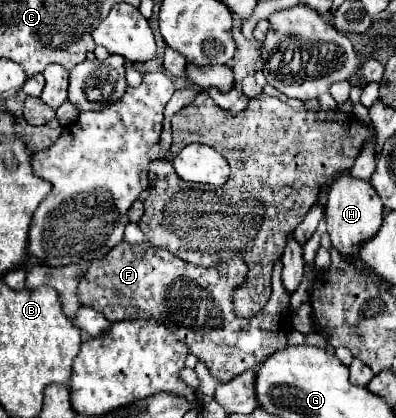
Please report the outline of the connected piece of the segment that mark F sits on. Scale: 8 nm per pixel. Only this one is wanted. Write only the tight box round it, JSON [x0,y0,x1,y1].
[78,242,290,382]

